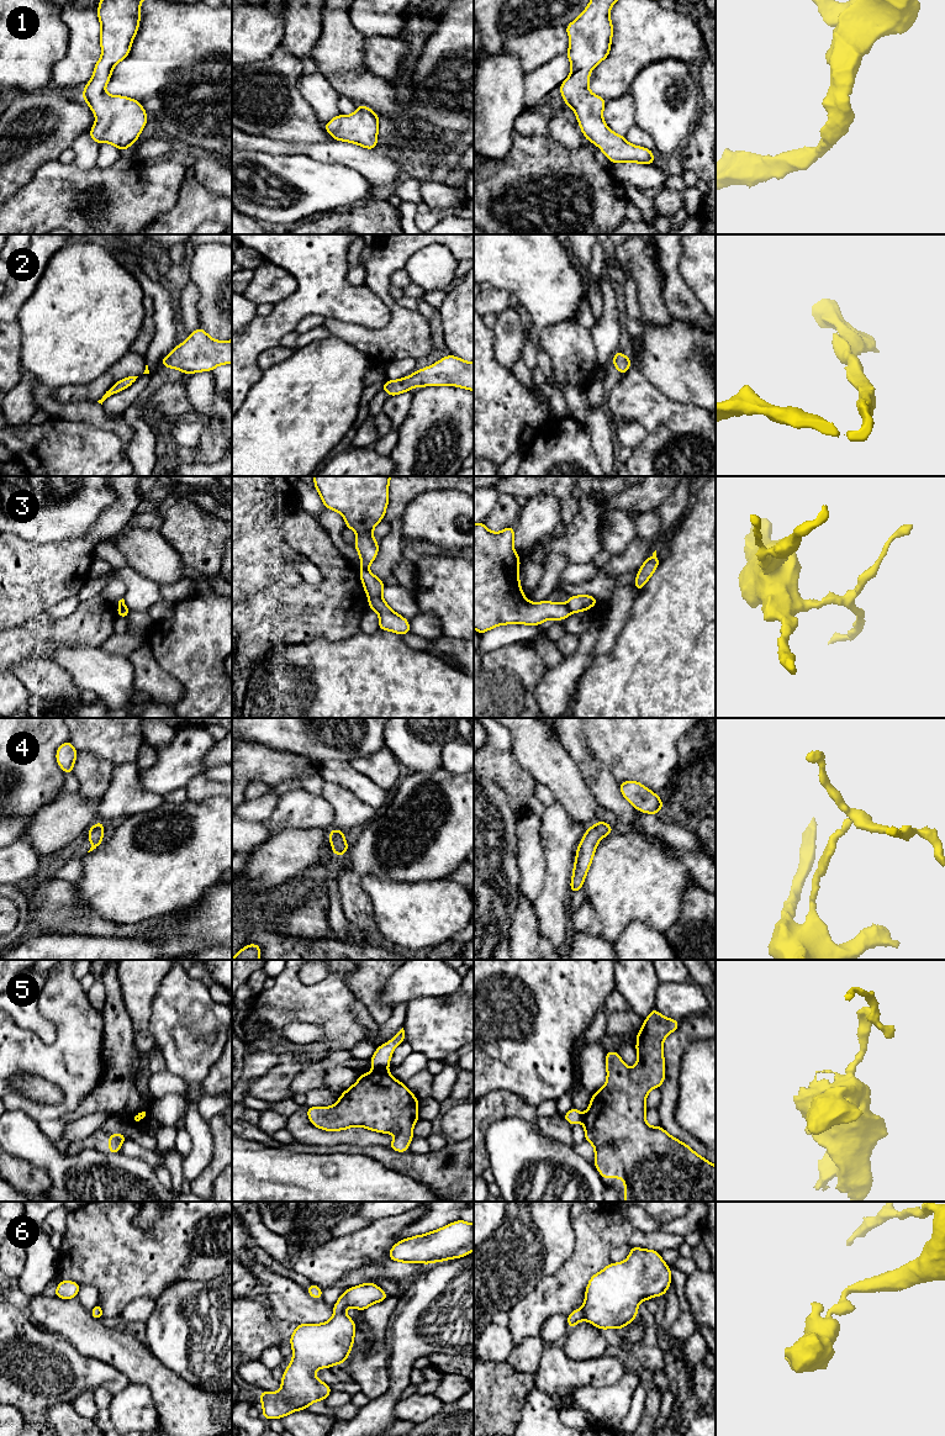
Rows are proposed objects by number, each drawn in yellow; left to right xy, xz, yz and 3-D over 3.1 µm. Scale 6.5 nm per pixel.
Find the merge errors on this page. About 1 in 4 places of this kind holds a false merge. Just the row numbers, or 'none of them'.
3, 5

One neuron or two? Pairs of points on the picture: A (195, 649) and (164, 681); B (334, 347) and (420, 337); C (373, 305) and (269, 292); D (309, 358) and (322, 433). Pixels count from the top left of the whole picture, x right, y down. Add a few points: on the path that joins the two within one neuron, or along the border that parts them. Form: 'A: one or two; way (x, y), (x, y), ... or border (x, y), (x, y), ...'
A: two; border (152, 653), (183, 689), (177, 703)
B: two; border (332, 334), (365, 352), (374, 362)
C: two; border (281, 267), (295, 279), (296, 288), (274, 305)
D: one; way (311, 376), (311, 415)

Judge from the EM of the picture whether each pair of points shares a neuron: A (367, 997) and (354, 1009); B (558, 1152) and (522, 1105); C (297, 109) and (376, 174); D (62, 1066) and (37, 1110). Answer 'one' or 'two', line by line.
A: two
B: two
C: two
D: one

